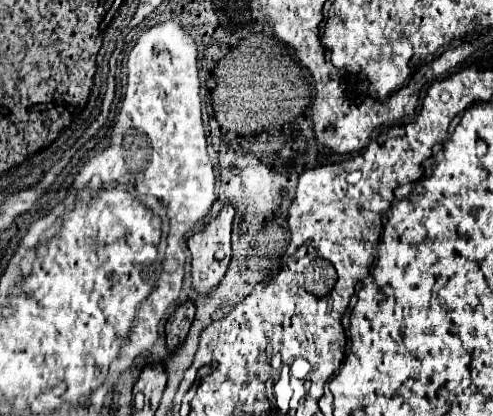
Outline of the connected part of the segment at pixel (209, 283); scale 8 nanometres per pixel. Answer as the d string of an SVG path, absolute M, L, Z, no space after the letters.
M229 203L225 205L217 217L213 217L201 231L193 233L187 241L187 247L193 257L193 289L199 293L211 293L213 287L219 285L219 281L225 277L227 265L231 261L232 243L231 243L231 221L235 215L235 207Z

